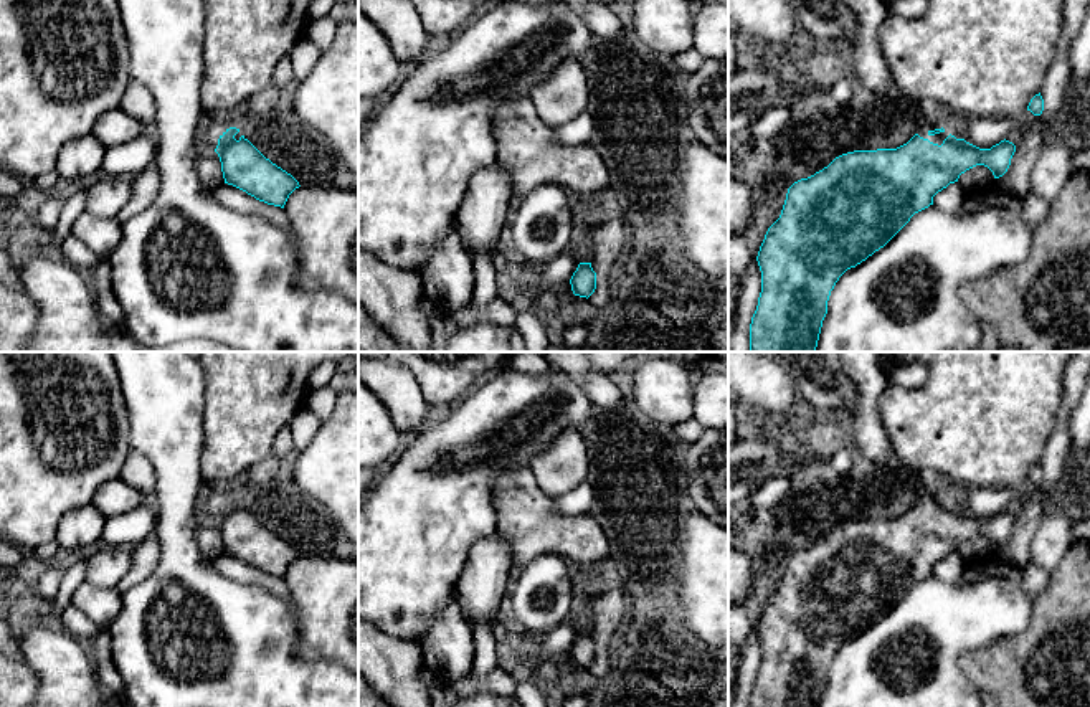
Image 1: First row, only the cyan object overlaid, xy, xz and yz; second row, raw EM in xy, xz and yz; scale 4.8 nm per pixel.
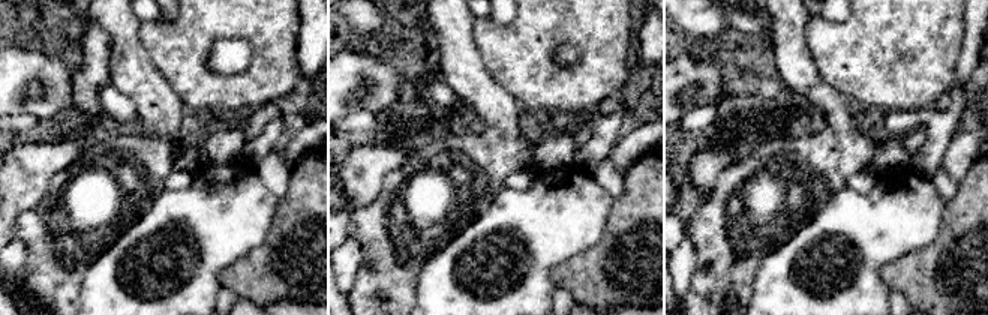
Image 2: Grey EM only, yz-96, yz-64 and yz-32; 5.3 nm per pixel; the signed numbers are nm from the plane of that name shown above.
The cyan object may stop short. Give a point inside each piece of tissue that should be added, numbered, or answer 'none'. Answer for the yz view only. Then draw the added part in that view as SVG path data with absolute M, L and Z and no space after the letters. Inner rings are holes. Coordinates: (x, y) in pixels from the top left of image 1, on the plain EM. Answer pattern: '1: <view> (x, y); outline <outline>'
1: yz (866, 431); outline M837 352L842 372L855 385L855 403L847 425L847 441L852 443L874 466L885 467L908 481L915 491L915 504L941 515L950 505L930 501L941 499L931 476L920 472L903 463L893 451L887 429L882 425L879 401L889 388L889 378L882 368L879 352Z

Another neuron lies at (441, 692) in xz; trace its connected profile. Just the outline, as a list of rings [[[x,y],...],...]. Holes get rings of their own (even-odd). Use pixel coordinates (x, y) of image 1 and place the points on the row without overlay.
[[[423,662],[421,677],[429,692],[431,707],[451,707],[453,704],[461,700],[461,695],[467,690],[484,690],[500,697],[510,699],[510,707],[522,707],[514,694],[517,687],[517,681],[497,667],[486,677],[477,677],[474,669],[457,682],[448,682],[439,677],[428,664]]]

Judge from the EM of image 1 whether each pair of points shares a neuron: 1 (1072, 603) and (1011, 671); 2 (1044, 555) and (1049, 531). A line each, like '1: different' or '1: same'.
1: same
2: same

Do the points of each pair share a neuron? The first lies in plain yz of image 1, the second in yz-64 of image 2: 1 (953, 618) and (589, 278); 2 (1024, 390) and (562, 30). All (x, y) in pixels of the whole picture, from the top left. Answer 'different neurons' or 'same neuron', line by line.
1: different neurons
2: same neuron

